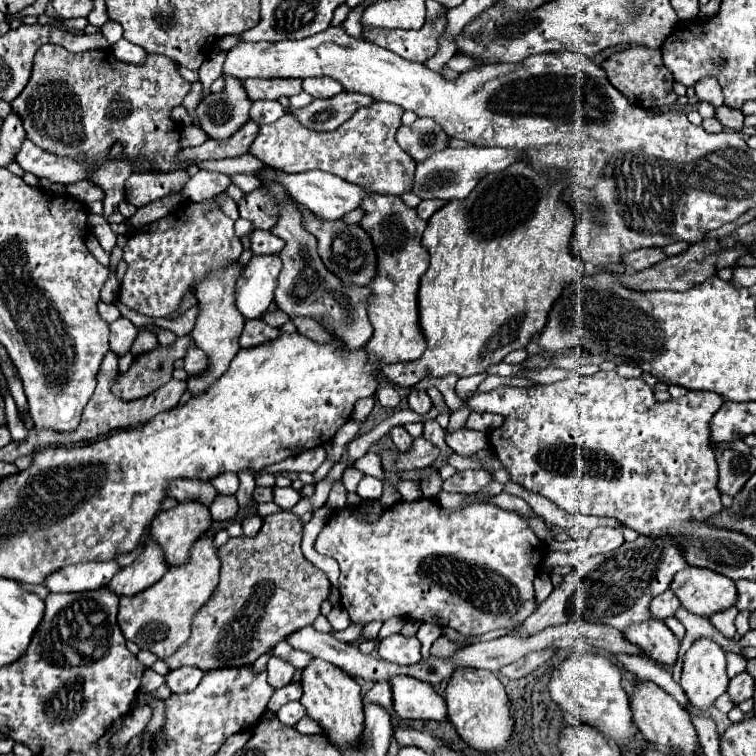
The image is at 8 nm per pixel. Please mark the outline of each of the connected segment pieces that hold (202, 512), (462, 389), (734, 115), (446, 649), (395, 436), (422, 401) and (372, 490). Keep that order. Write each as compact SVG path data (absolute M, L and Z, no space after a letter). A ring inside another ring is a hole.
M179 503L175 509L163 511L151 523L149 535L161 543L169 567L179 567L189 561L189 551L195 541L211 527L209 509L199 503Z
M477 373L477 375L471 375L471 377L465 377L465 379L459 379L457 387L455 387L455 393L457 397L465 399L469 395L473 395L477 391L477 385L487 377L487 373Z
M721 105L721 107L717 107L715 117L717 117L717 119L723 123L723 127L727 127L727 129L733 129L733 131L741 131L741 129L743 129L743 113L741 113L739 109Z
M441 635L439 639L433 641L433 645L431 645L431 655L435 655L435 657L449 657L449 655L453 655L457 649L461 649L461 647L465 647L465 645L451 643L445 635Z
M393 427L391 429L391 439L393 439L393 443L397 445L397 449L401 451L401 453L405 453L405 451L409 451L409 447L413 445L413 437L403 429L403 427Z
M413 389L407 399L409 399L409 409L419 413L419 415L425 415L431 409L431 399L429 399L427 391L415 391Z
M365 475L365 477L361 479L361 483L359 483L357 493L359 493L363 499L377 501L377 499L381 499L381 495L383 495L383 483L381 483L379 479L375 479L375 477Z

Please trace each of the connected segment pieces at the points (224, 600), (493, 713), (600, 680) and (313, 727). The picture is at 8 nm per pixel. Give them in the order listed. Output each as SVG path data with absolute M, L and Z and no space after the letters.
M279 511L267 515L263 519L259 535L253 539L249 537L229 539L219 549L219 559L221 559L219 587L215 589L209 603L195 615L191 637L187 639L187 643L183 643L179 651L175 651L165 661L169 669L179 669L183 665L199 667L201 671L211 671L221 667L245 667L251 665L255 659L259 659L263 653L271 651L279 641L285 641L293 631L313 625L313 621L319 617L321 603L329 595L331 583L325 571L317 569L311 561L305 559L301 551L301 539L303 539L303 523L291 511Z
M457 669L445 689L445 701L449 707L449 721L455 725L461 739L481 751L481 753L497 753L505 751L511 743L515 719L511 715L511 703L507 699L503 683L491 671L479 669Z
M593 653L571 655L557 667L557 673L553 673L553 679L549 681L549 691L553 701L569 719L581 725L591 725L597 731L601 729L611 745L627 747L629 741L635 737L637 727L631 717L629 697L621 687L621 673L607 657Z
M311 717L299 719L299 723L295 723L293 729L297 729L299 733L323 733L321 725L317 725L317 721L313 721Z

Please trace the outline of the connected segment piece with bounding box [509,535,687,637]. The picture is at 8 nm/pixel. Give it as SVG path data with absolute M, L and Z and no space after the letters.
M641 535L633 543L623 543L617 551L593 555L575 567L569 575L565 575L563 583L555 587L553 593L539 605L539 609L509 635L529 637L541 633L545 627L563 625L565 621L605 623L623 631L631 623L651 619L651 599L663 593L673 581L675 573L683 567L687 567L687 563L683 561L675 539L651 539Z

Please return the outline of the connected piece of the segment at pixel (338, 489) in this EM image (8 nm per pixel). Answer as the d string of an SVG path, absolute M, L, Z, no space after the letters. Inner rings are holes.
M337 479L337 481L333 483L333 487L331 487L331 493L329 493L329 505L339 509L339 507L345 505L345 499L347 499L347 491L345 491L341 479Z

